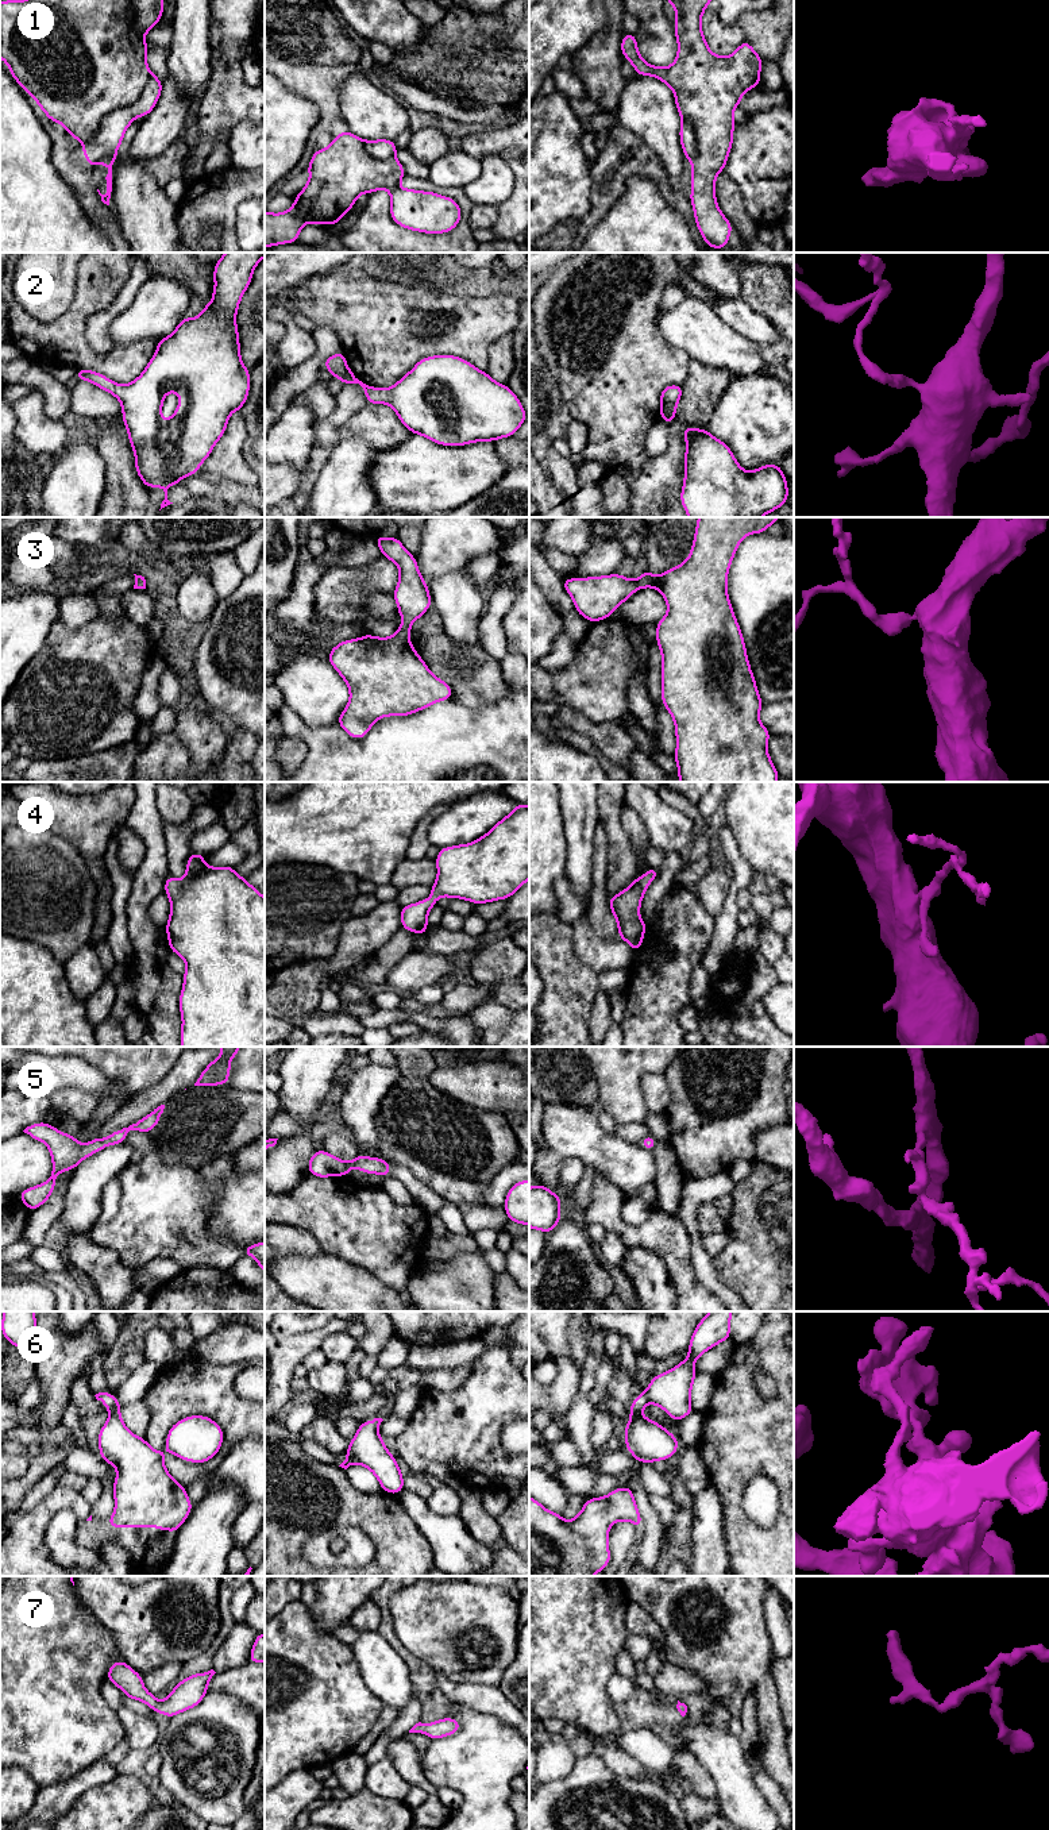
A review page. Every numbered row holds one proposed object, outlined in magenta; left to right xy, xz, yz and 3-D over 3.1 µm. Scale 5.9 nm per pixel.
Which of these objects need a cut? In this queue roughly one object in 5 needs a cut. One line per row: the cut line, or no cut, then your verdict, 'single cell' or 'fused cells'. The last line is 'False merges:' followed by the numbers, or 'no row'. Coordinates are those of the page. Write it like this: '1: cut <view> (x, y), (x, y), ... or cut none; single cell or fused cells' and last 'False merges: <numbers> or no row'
1: cut xy (150, 73), (141, 96), (130, 106), (112, 110), (85, 143); fused cells
2: cut none; single cell
3: cut none; single cell
4: cut none; single cell
5: cut none; single cell
6: cut none; single cell
7: cut none; single cell
False merges: 1

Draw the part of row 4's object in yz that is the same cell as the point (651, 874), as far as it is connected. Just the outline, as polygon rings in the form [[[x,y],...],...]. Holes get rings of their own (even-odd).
[[[648,868],[641,878],[635,878],[630,886],[614,897],[609,897],[609,908],[618,925],[617,935],[625,940],[633,951],[639,952],[643,944],[647,921],[640,920],[641,899],[648,885],[659,875],[659,868]]]

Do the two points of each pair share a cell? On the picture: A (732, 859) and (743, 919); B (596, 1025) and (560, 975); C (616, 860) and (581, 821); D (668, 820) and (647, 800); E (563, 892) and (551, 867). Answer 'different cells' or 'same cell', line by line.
A: different cells
B: different cells
C: different cells
D: same cell
E: different cells

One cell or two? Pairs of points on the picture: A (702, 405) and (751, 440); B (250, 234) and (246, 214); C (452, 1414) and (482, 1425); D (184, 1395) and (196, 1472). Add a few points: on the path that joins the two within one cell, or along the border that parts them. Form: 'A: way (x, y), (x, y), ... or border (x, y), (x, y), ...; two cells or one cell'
A: border (728, 385), (706, 427); two cells
B: way (250, 228), (250, 219); one cell
C: way (459, 1421), (463, 1425), (475, 1425); one cell
D: way (162, 1417), (159, 1424), (159, 1447), (174, 1463); one cell

